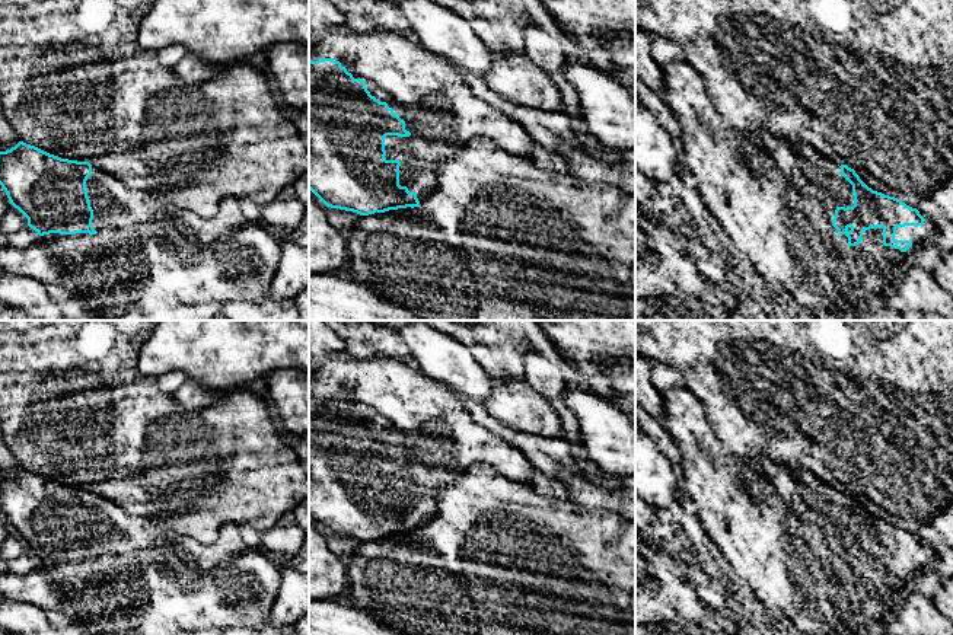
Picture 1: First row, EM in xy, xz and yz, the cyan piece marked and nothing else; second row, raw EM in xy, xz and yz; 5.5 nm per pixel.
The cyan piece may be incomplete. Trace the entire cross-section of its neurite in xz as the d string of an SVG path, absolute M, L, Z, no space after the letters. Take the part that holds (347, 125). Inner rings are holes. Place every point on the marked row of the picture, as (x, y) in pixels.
M344 28L309 47L309 189L326 207L360 216L420 207L420 200L436 188L434 165L475 137L533 160L535 141L522 125L478 99L450 61L404 33L379 29L356 33Z

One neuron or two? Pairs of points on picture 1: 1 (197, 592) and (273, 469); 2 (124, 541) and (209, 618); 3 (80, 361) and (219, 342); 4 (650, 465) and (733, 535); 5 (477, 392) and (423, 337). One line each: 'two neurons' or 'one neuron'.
1: two neurons
2: one neuron
3: two neurons
4: two neurons
5: one neuron

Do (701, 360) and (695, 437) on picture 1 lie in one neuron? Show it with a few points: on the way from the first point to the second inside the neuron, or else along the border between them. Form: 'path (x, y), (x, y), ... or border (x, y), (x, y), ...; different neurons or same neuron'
border (684, 388), (700, 402), (706, 417); different neurons

